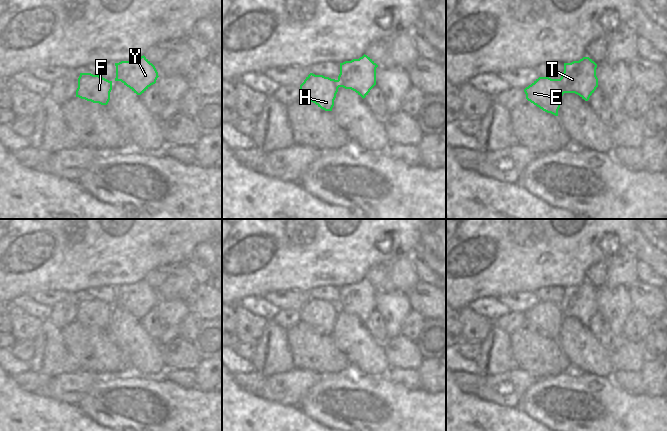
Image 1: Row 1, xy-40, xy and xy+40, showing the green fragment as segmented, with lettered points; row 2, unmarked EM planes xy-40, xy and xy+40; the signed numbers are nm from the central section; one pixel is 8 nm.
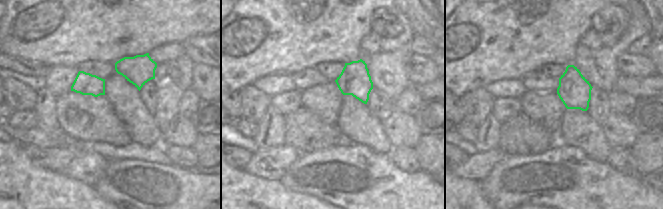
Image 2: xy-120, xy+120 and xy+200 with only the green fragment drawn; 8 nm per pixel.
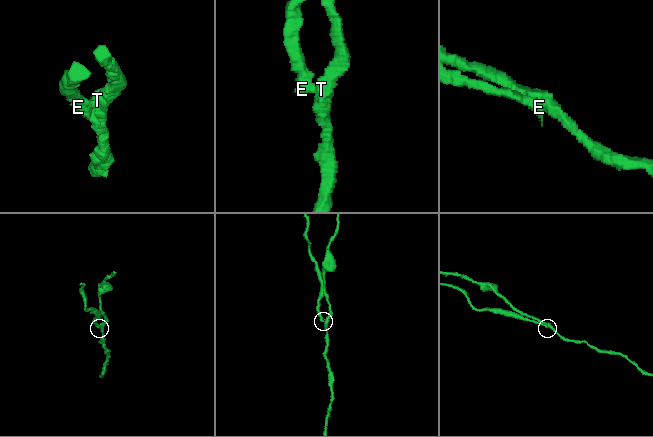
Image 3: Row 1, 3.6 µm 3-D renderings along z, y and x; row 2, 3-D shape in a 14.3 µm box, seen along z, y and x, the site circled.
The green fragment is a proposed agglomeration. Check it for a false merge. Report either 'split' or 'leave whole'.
split

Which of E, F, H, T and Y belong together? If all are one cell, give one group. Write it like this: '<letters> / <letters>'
E F H / T Y

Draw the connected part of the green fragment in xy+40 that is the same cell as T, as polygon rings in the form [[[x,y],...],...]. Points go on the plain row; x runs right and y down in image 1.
[[[589,281],[564,287],[564,296],[560,302],[564,317],[575,317],[588,325],[598,311],[596,292],[597,288]]]

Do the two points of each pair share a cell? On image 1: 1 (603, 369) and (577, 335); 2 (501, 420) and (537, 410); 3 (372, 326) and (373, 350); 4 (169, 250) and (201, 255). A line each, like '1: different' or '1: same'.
1: same
2: different
3: different
4: different

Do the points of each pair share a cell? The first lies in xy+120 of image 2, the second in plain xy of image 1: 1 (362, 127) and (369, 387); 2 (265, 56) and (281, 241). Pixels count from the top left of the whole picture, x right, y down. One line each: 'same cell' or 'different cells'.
1: different cells
2: same cell

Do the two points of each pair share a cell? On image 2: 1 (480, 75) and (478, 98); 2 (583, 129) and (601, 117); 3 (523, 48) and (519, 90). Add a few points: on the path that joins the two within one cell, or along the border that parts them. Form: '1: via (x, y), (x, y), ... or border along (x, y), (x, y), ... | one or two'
1: border along (484, 86), (478, 86), (461, 97) | two
2: border along (587, 110), (602, 125) | two
3: border along (520, 78), (502, 78), (497, 81) | two

